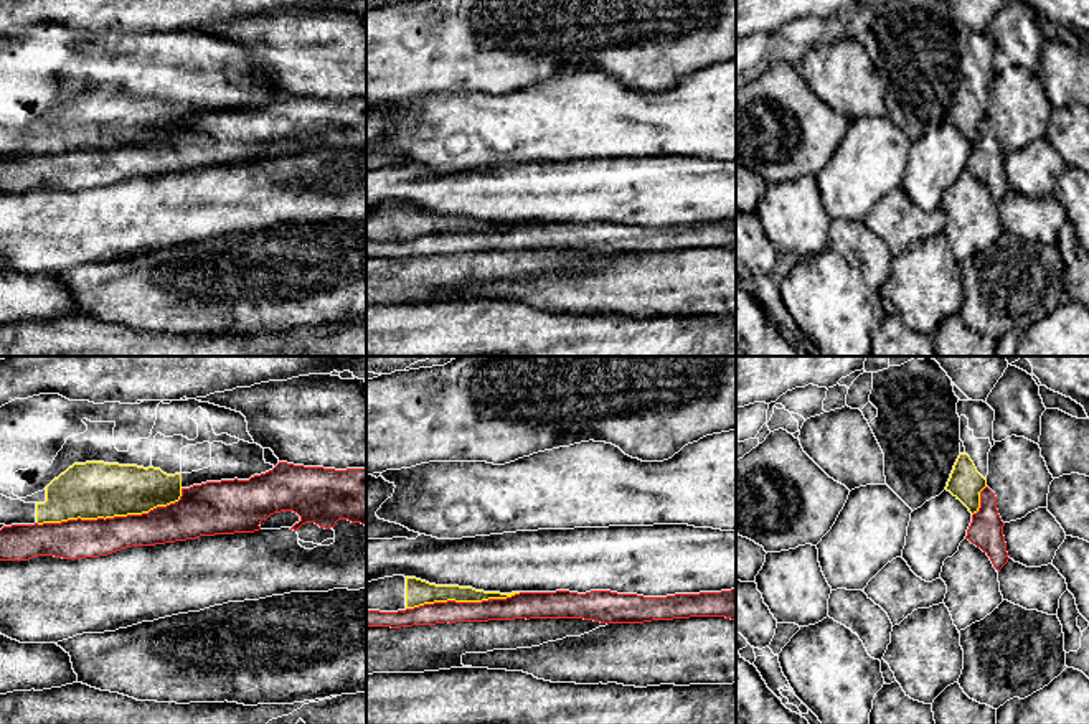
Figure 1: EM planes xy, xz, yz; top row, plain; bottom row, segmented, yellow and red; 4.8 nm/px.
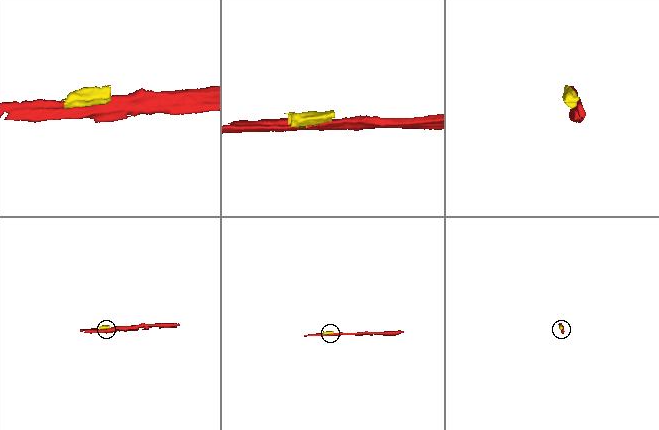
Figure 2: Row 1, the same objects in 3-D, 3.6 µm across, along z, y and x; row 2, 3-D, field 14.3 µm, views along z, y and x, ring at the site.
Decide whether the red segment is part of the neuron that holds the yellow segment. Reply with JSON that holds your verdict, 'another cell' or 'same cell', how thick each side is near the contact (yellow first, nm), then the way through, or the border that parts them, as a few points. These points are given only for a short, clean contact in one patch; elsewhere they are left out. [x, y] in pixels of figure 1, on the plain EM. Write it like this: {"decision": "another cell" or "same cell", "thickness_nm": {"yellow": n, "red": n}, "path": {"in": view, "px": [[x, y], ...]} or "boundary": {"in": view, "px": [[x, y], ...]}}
{"decision": "another cell", "thickness_nm": {"yellow": 280, "red": 190}}

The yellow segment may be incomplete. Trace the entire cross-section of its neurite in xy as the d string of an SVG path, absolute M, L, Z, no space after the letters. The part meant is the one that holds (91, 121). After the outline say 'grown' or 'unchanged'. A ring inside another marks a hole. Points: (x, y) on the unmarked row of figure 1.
M40 25L28 30L15 30L0 38L0 155L43 155L61 153L68 150L97 150L127 145L148 143L157 137L175 134L183 119L221 110L249 110L254 106L266 104L279 94L271 79L257 76L248 63L246 48L241 43L219 38L196 30L180 31L144 31L140 35L69 31L59 25Z; grown

